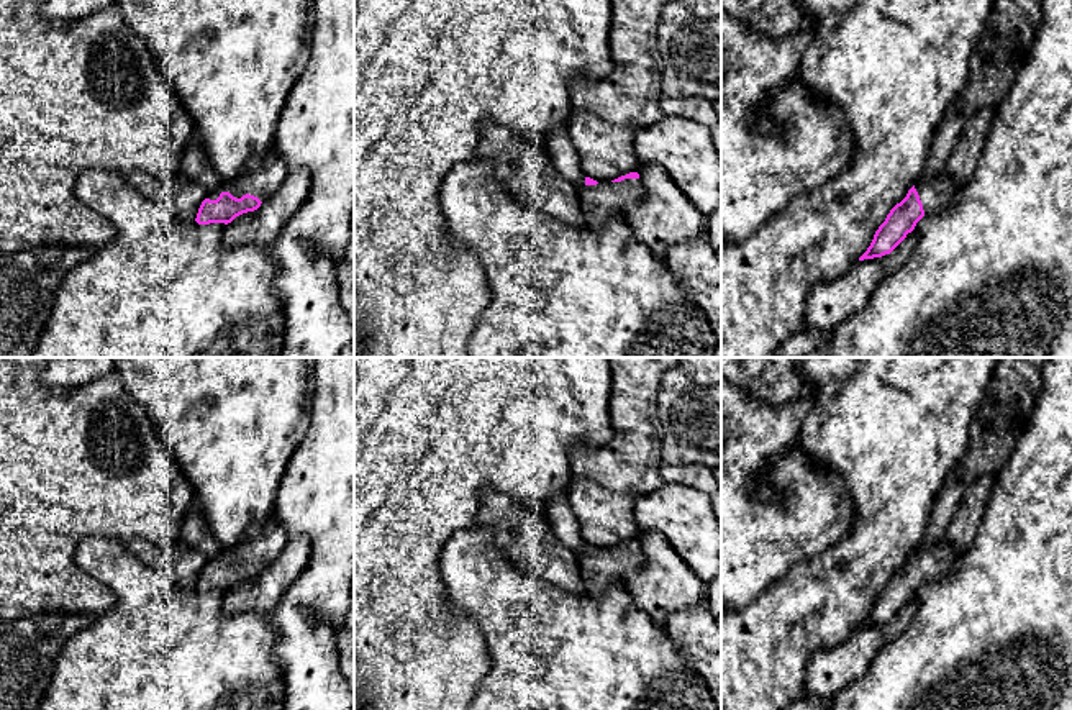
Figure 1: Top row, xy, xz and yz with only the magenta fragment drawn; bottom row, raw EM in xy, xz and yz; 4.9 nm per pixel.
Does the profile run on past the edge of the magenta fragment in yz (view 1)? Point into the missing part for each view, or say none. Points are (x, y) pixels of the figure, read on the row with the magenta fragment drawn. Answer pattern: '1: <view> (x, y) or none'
1: yz (935, 192)

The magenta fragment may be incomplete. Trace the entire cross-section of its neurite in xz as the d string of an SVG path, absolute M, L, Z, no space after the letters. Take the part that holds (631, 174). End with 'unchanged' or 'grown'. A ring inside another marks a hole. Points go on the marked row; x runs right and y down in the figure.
M638 172L603 182L585 177L577 197L587 226L603 226L611 218L623 216L626 207L639 205L644 189Z; grown

